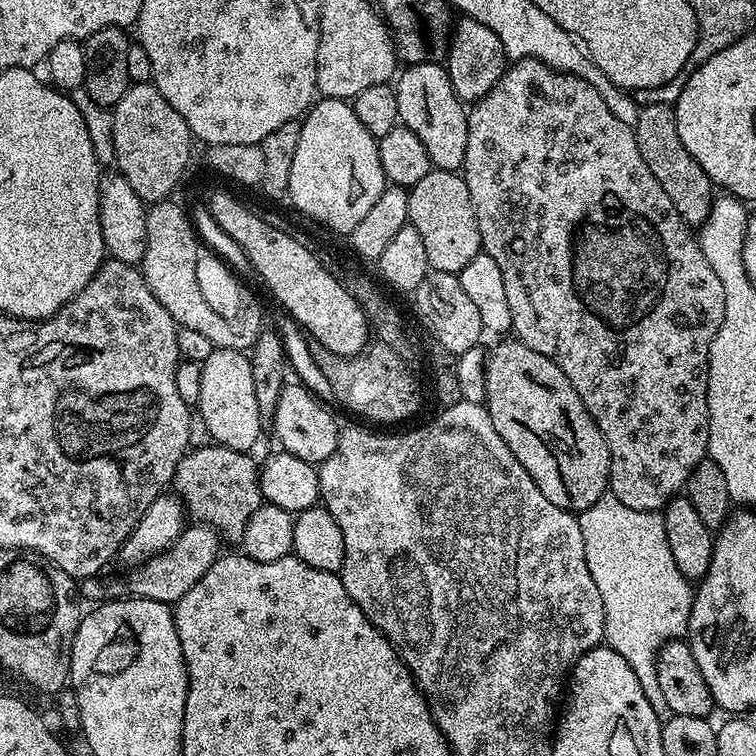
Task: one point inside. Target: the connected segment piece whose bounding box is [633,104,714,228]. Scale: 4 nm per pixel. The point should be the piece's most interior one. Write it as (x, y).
(690, 189)

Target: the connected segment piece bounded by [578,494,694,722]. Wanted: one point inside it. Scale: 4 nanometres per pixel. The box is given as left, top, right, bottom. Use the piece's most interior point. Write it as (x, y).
(646, 600)

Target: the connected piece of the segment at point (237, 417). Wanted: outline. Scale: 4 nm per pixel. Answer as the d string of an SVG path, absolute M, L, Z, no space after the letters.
M213 348L210 358L206 358L200 365L202 374L202 394L198 411L204 419L204 428L209 432L211 439L215 443L233 448L239 452L248 452L256 444L256 439L260 436L262 425L258 414L258 397L254 395L254 370L248 352L239 352L229 348Z

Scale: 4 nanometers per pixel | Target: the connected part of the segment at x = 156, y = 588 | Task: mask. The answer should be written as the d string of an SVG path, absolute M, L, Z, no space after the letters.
M193 523L185 527L178 539L172 543L171 548L158 556L153 556L147 564L133 571L136 573L128 580L127 595L174 606L196 585L198 578L202 578L202 574L206 574L206 570L214 566L216 557L222 552L220 547L222 547L222 541L219 535L211 528L207 528L205 524Z

